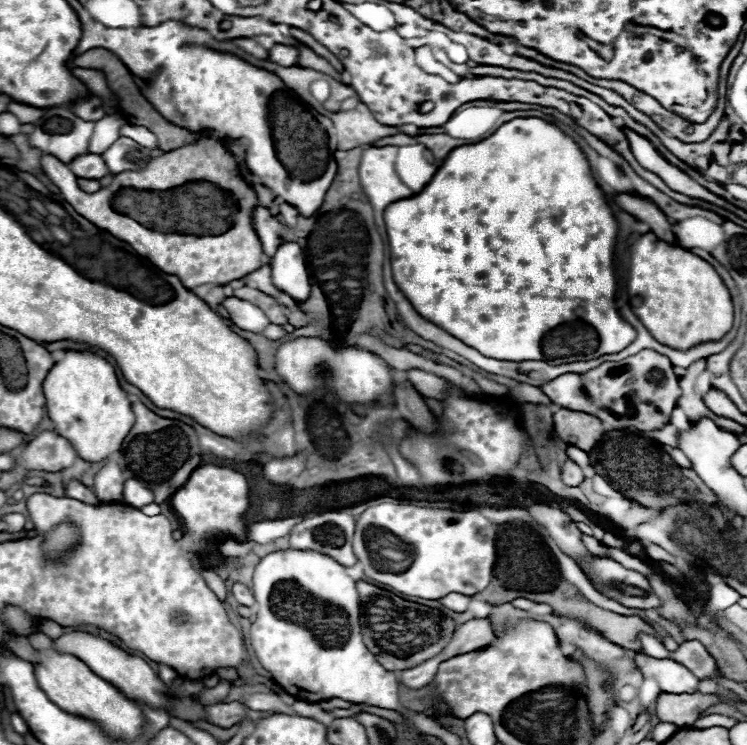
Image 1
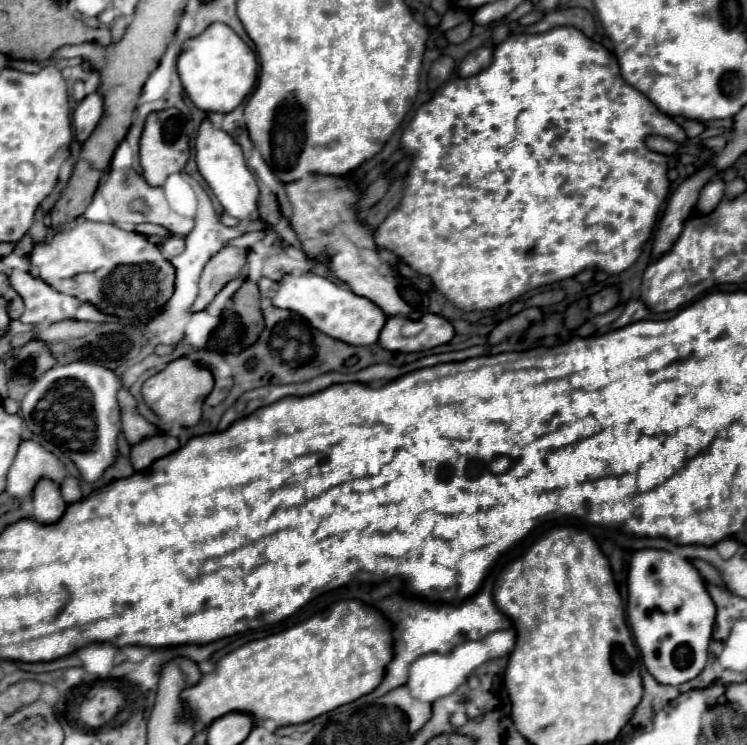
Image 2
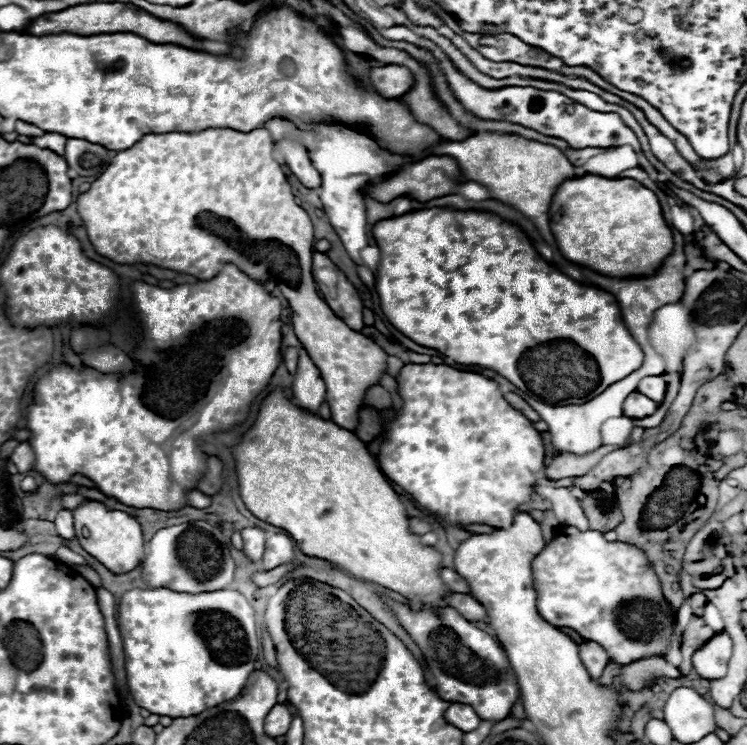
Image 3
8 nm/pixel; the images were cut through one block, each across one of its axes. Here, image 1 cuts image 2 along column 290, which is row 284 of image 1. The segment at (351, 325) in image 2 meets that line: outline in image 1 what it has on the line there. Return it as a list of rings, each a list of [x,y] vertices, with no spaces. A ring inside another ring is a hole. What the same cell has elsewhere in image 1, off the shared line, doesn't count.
[[[286,242],[278,248],[272,262],[272,282],[278,290],[296,302],[306,302],[310,296],[310,278],[304,262],[304,252],[296,242]]]

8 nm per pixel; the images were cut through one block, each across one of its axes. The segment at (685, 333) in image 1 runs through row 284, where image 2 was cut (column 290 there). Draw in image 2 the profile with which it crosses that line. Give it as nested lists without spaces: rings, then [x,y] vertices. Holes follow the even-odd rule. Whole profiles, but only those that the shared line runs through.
[[[344,600],[334,604],[326,618],[312,616],[302,624],[248,642],[220,658],[216,670],[204,674],[196,686],[190,686],[184,690],[184,694],[180,694],[180,698],[184,698],[184,718],[194,718],[204,728],[230,712],[250,714],[256,722],[272,720],[276,728],[304,724],[372,692],[382,682],[386,666],[392,660],[392,652],[392,624],[382,614],[360,604],[358,600]]]

